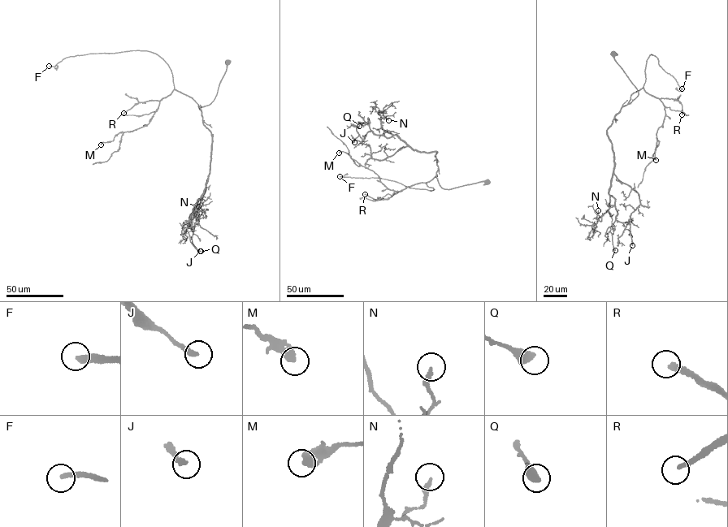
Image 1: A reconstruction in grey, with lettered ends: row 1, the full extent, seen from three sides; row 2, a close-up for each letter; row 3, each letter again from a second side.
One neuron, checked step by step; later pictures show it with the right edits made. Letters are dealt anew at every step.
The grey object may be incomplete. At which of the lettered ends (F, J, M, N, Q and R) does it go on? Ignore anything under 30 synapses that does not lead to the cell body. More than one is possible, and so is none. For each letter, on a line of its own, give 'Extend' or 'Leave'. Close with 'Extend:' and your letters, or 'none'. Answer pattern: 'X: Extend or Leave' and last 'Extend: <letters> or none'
F: Extend
J: Leave
M: Leave
N: Leave
Q: Leave
R: Extend
Extend: F, R

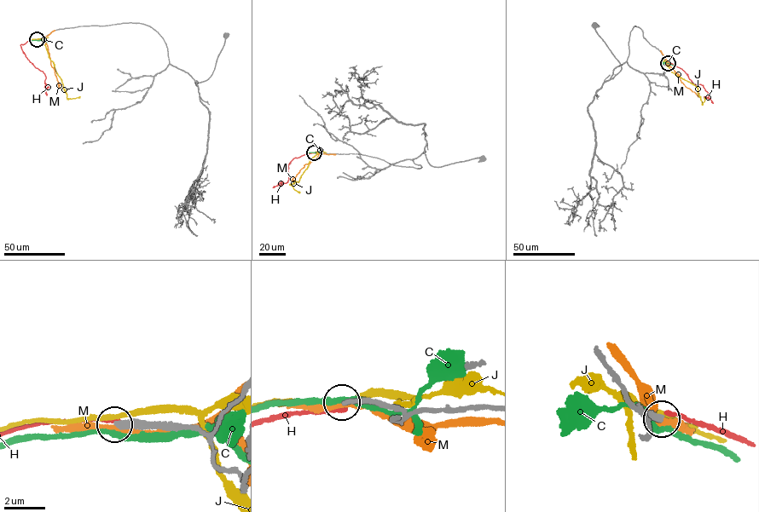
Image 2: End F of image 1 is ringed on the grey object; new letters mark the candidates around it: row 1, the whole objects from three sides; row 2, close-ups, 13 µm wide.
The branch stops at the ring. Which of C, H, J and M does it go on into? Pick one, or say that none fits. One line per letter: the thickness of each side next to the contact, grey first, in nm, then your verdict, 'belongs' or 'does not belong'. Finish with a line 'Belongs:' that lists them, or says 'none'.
C: calibres 320 and 240 nm; does not belong
H: calibres 280 and 160 nm; does not belong
J: calibres 360 and 240 nm; does not belong
M: calibres 400 and 280 nm; does not belong
Belongs: none

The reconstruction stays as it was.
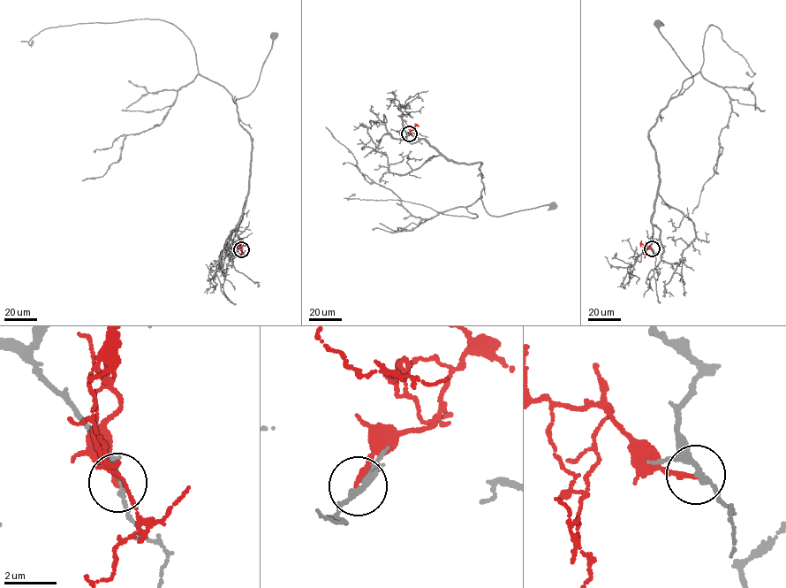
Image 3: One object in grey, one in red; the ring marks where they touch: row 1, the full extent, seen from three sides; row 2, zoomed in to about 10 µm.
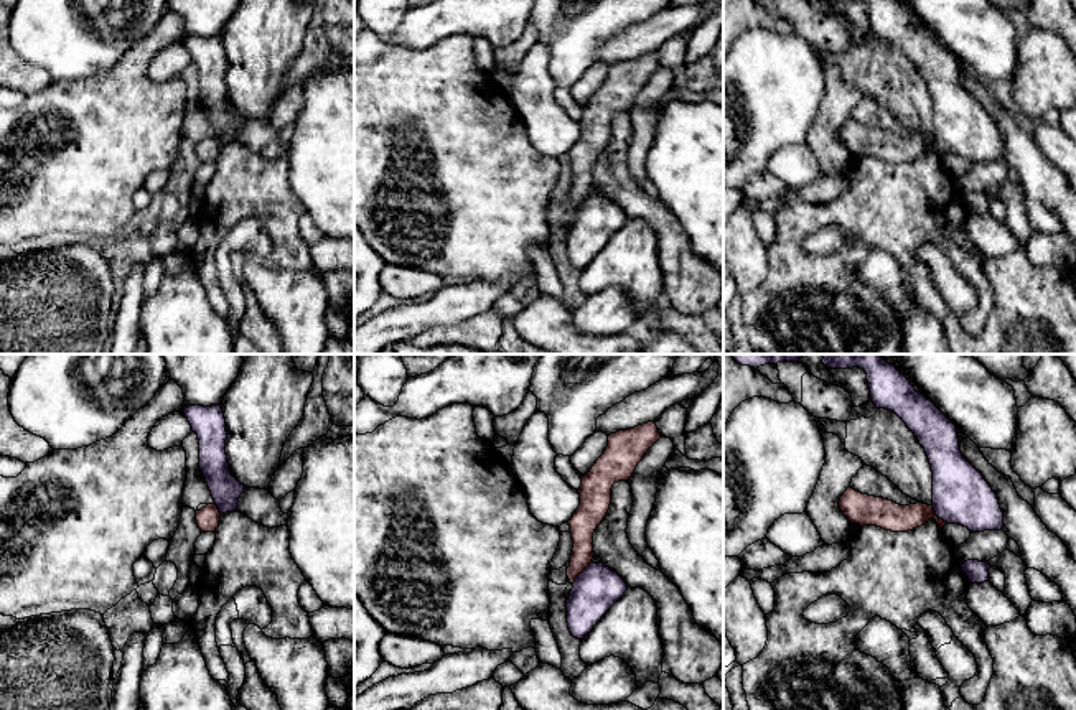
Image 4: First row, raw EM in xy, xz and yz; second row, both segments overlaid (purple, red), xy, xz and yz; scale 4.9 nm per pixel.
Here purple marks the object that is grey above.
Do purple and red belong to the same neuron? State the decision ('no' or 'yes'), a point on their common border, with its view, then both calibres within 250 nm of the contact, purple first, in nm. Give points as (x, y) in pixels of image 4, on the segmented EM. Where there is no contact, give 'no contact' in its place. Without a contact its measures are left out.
no; contact xz (580, 574); calibres 220 and 130 nm

